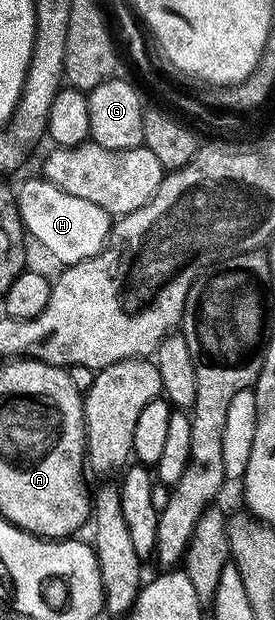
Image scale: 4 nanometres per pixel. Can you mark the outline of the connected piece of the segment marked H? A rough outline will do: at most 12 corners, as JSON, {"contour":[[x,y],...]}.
{"contour":[[52,182],[18,187],[19,214],[60,262],[108,249],[113,216]]}

